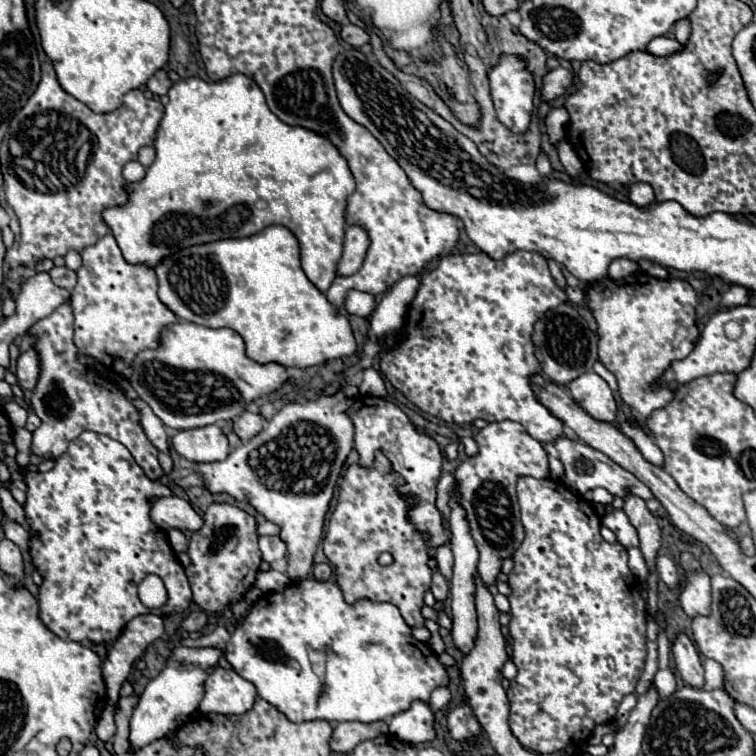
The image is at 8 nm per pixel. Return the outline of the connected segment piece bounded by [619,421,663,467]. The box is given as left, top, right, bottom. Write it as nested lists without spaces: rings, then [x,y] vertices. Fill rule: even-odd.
[[[623,421],[623,423],[619,423],[619,429],[621,429],[627,437],[631,437],[631,441],[633,441],[635,447],[639,449],[639,453],[641,453],[649,463],[653,463],[653,465],[657,465],[657,467],[663,465],[663,453],[661,453],[661,449],[657,449],[655,441],[653,441],[639,425],[629,423],[629,421]]]

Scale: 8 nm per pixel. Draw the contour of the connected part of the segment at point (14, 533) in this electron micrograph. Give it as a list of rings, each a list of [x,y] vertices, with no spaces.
[[[9,521],[9,523],[5,523],[5,535],[13,543],[17,543],[21,549],[29,549],[29,533],[27,533],[25,527]]]

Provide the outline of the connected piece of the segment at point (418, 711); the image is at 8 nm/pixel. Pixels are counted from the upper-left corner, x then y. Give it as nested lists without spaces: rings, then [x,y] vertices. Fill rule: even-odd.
[[[415,701],[411,709],[393,715],[389,731],[407,745],[429,743],[435,739],[435,717],[427,703]]]

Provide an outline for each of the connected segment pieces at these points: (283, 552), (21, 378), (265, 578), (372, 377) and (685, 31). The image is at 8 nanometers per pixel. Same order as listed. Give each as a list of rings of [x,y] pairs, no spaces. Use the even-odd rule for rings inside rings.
[[[259,535],[259,551],[267,563],[287,557],[287,545],[285,545],[285,541],[281,541],[281,537]]]
[[[29,349],[29,359],[17,359],[15,375],[17,375],[19,387],[33,391],[35,383],[37,383],[37,377],[39,377],[39,371],[41,371],[39,355],[37,355],[35,349]]]
[[[261,571],[255,579],[255,585],[263,591],[263,593],[279,593],[281,589],[285,589],[285,585],[289,585],[289,577],[285,573],[279,571]]]
[[[369,367],[364,371],[363,380],[359,386],[360,395],[363,397],[385,397],[387,389],[385,389],[385,383],[383,383],[381,375],[373,367]]]
[[[687,19],[677,21],[677,25],[673,25],[673,35],[681,45],[685,45],[685,41],[689,39],[689,21]]]

